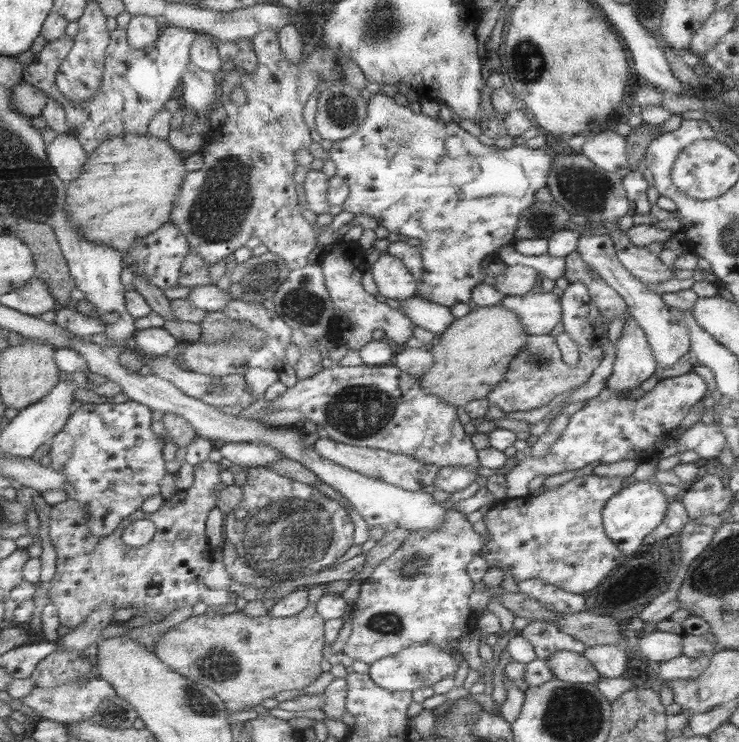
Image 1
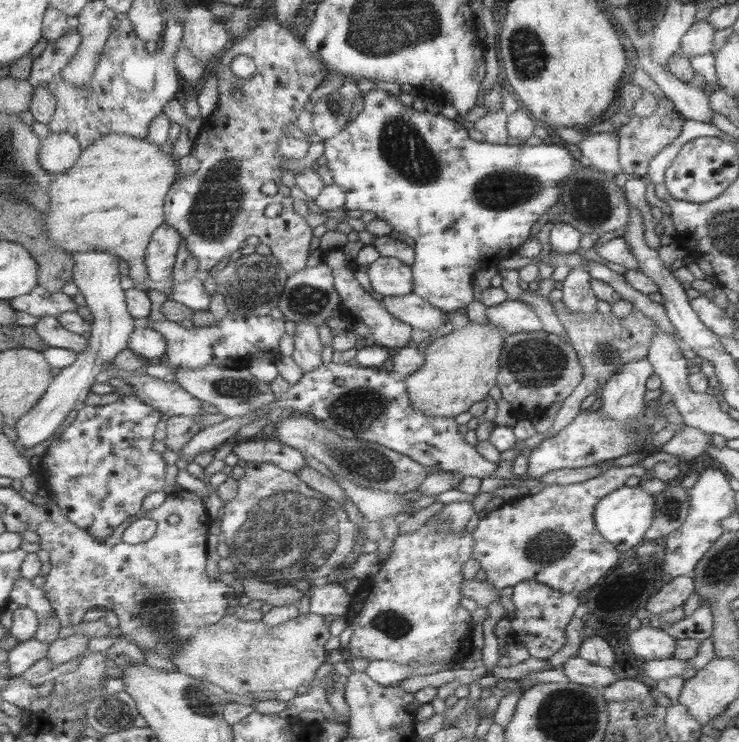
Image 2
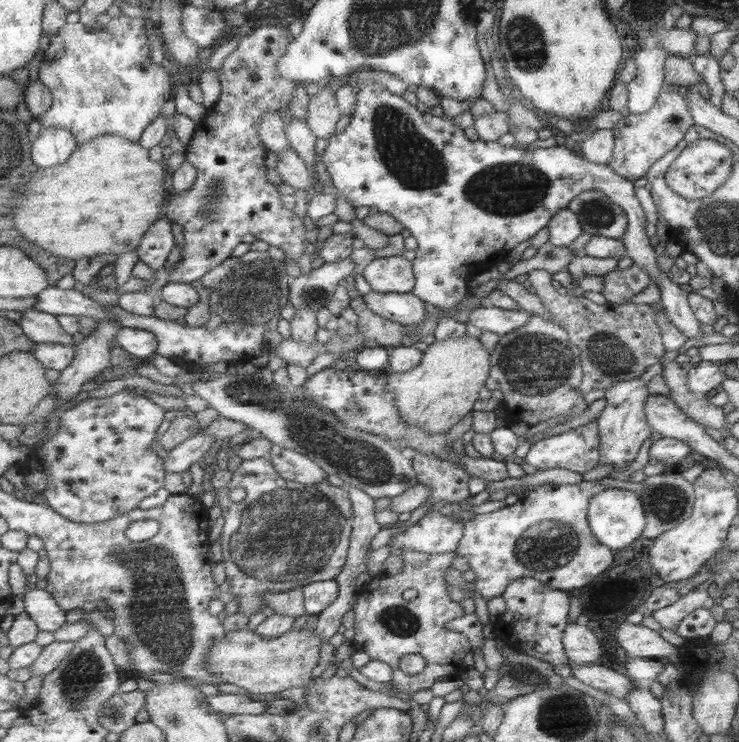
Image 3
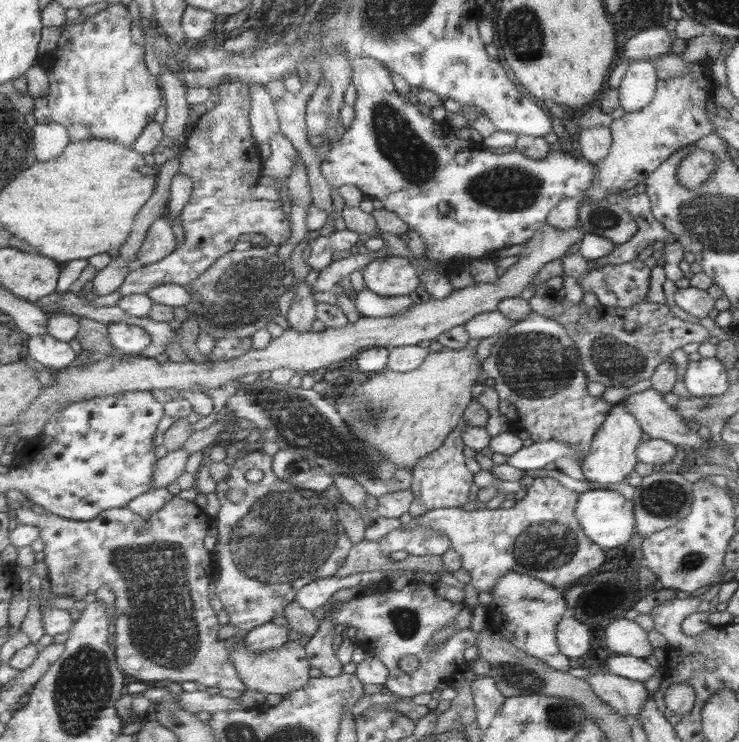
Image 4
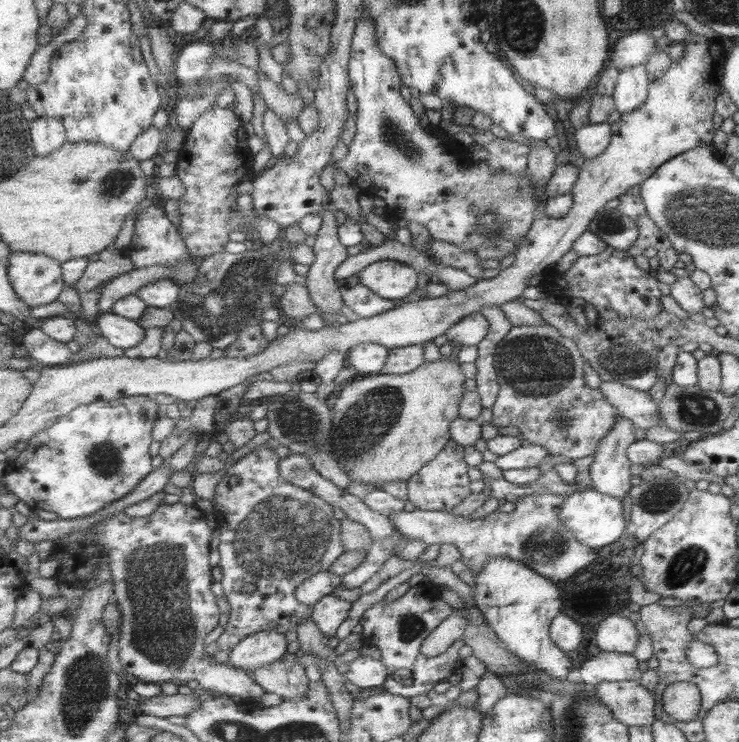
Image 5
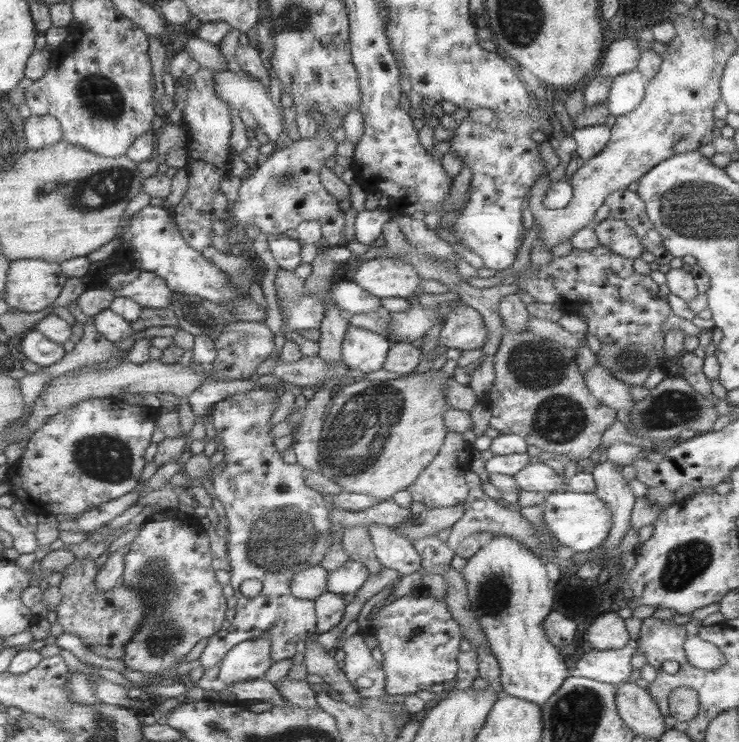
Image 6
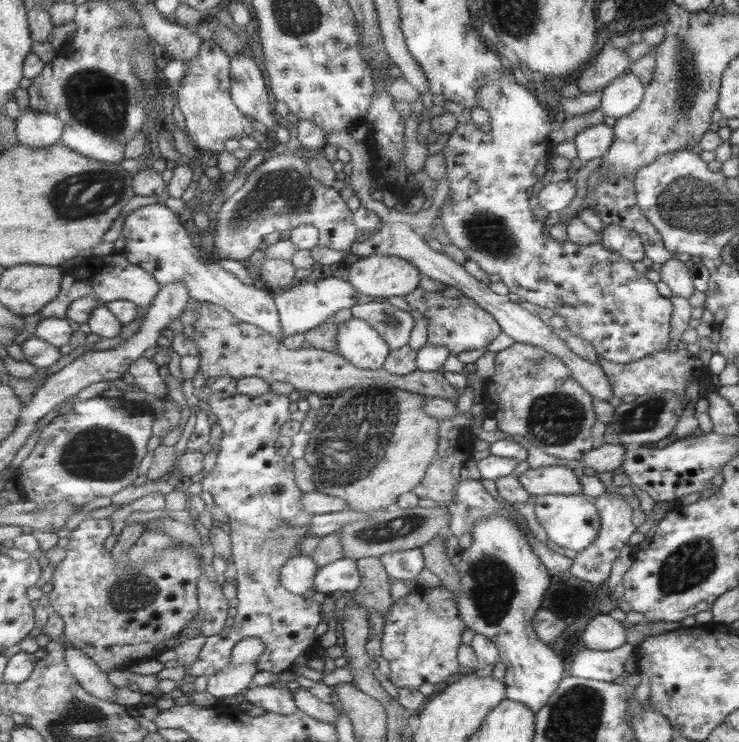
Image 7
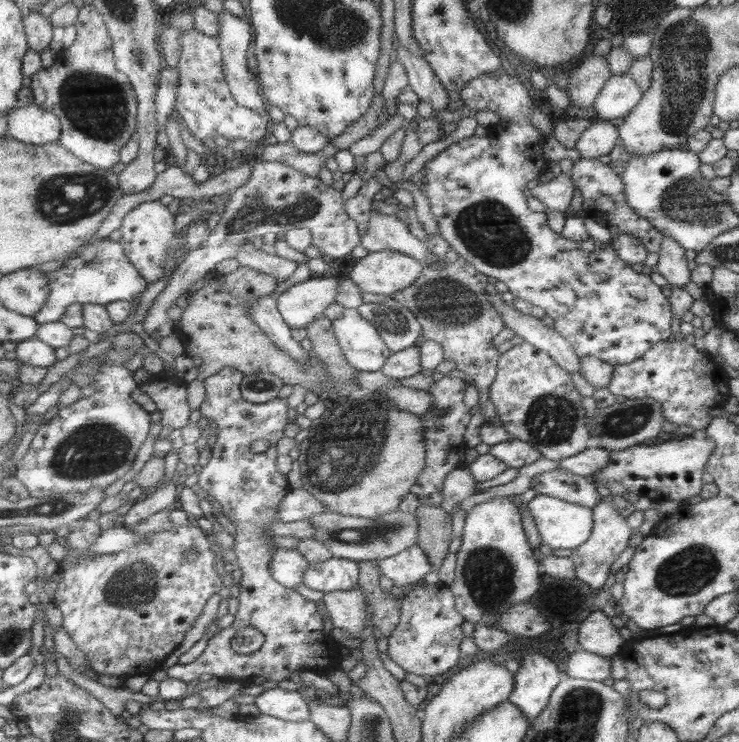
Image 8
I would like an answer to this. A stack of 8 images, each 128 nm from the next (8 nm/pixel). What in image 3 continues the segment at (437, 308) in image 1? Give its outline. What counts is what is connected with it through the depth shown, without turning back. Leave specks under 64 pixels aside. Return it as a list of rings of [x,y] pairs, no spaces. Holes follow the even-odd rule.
[[[369,290],[365,300],[368,301],[369,308],[379,316],[389,318],[403,326],[418,324],[427,315],[421,297],[415,292],[401,294]]]

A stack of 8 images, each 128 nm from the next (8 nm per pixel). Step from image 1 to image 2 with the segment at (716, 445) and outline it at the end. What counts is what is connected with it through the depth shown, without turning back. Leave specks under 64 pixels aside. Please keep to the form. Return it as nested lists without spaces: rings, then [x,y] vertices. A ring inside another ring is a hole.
[[[685,425],[662,445],[661,452],[677,456],[687,462],[707,452],[707,447],[711,445],[711,434],[705,434],[702,429]]]

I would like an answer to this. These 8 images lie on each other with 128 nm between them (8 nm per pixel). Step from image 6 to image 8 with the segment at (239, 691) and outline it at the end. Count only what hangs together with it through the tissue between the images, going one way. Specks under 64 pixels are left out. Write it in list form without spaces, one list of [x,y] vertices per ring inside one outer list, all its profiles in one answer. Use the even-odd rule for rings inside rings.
[[[274,687],[256,696],[261,713],[289,721],[311,720],[311,705],[303,690],[289,691]]]

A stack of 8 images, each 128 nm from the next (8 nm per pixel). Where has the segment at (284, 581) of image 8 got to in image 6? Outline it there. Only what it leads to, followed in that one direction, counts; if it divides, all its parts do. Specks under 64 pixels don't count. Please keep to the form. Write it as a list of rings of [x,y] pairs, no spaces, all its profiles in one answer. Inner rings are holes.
[[[320,565],[297,572],[292,579],[293,596],[301,599],[319,599],[328,592],[329,576],[329,571]]]

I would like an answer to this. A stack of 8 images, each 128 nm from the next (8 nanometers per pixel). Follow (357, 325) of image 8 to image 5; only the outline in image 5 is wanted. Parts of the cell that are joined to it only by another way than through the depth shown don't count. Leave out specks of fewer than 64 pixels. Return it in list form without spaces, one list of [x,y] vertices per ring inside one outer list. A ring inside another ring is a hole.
[[[361,343],[349,351],[348,361],[350,366],[361,375],[377,375],[383,372],[385,363],[388,362],[390,348],[377,343]]]

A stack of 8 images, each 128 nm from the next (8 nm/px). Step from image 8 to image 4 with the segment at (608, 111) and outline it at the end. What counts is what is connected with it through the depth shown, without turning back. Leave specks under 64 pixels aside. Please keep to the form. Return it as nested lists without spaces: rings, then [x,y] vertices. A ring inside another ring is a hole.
[[[651,59],[629,62],[618,91],[618,106],[625,112],[638,112],[649,104],[658,82]]]

